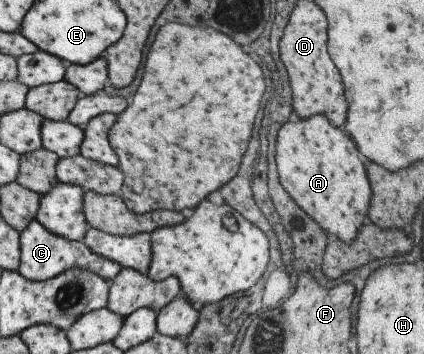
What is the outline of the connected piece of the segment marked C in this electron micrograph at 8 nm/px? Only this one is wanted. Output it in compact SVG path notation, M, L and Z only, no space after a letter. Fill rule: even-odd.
M36 220L28 224L28 228L19 234L21 250L18 274L32 281L46 281L69 269L88 270L100 278L112 282L123 270L116 262L106 260L90 252L84 242L70 242L62 236L56 236L44 229Z

